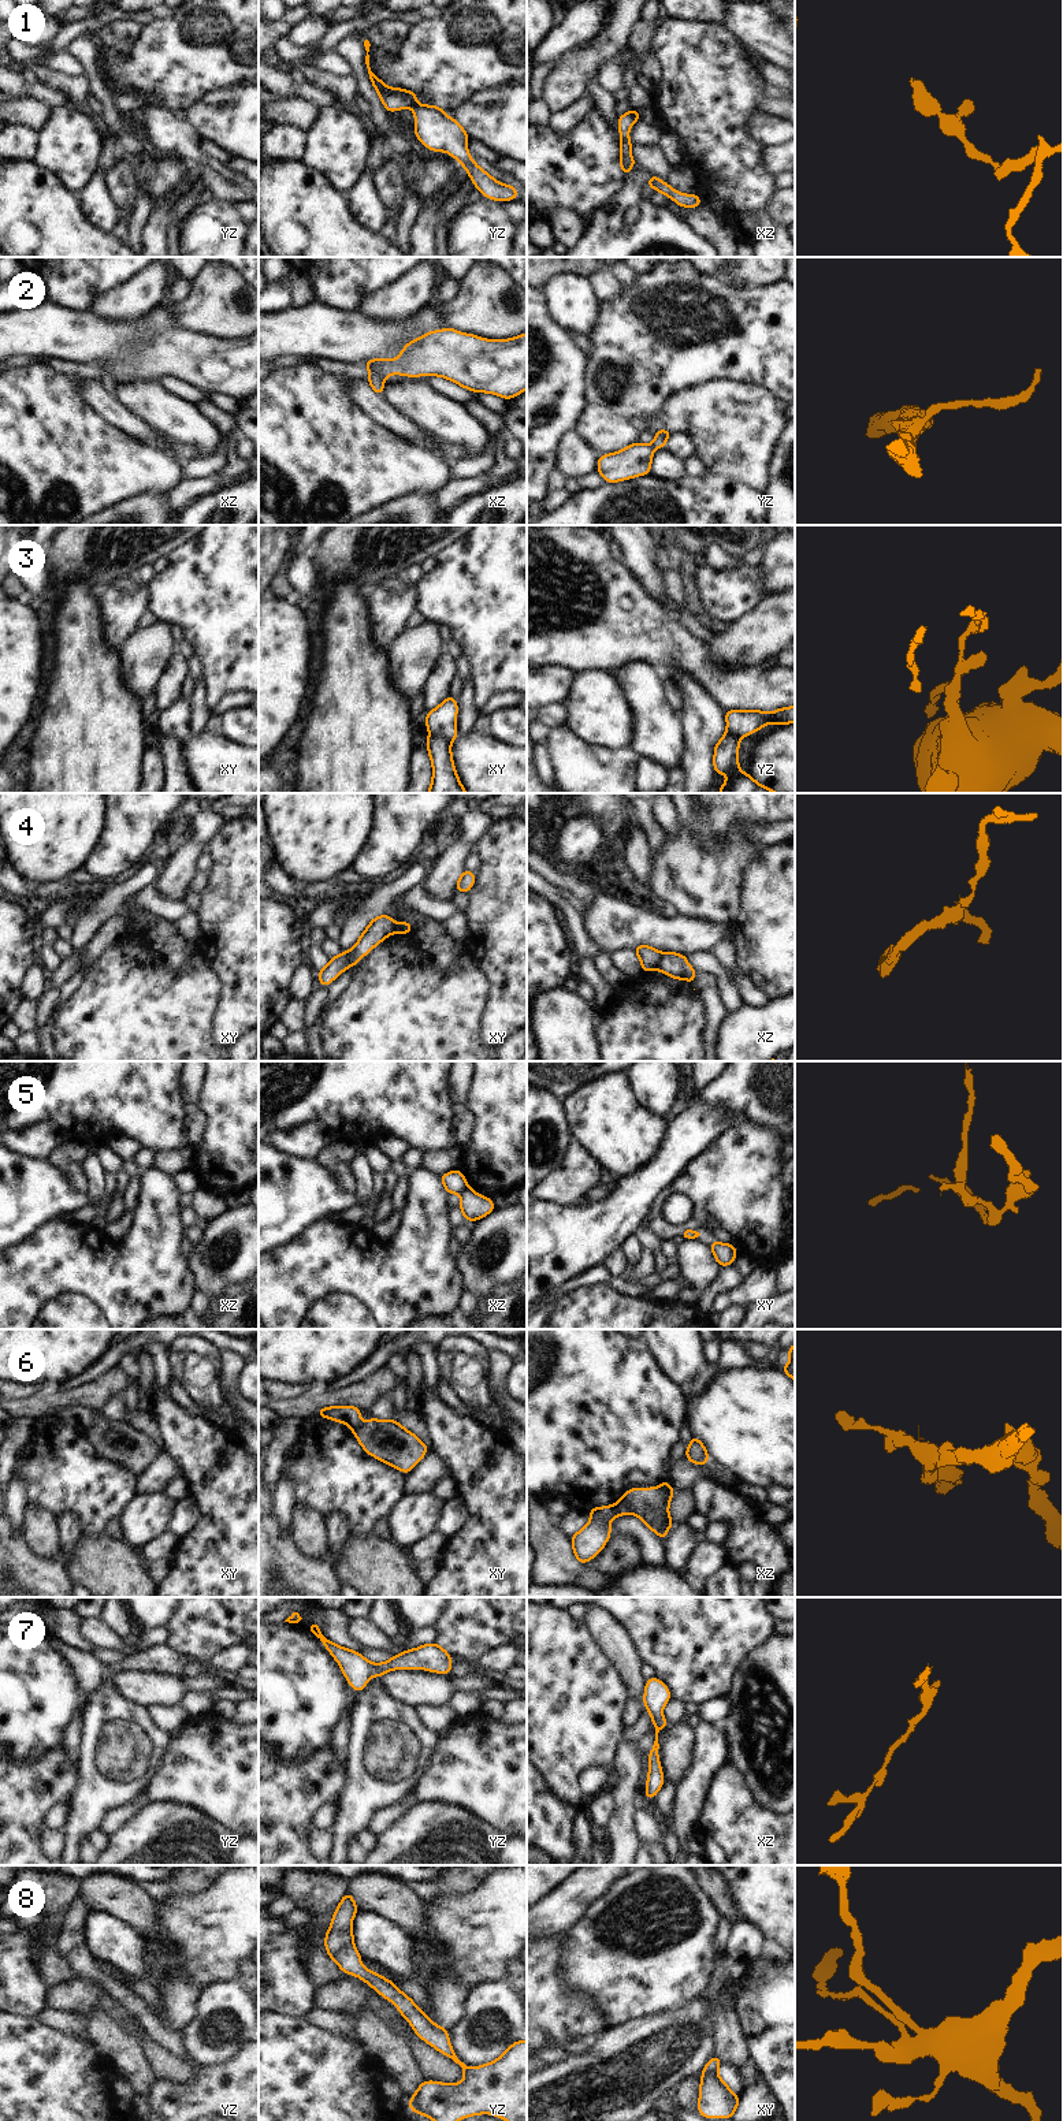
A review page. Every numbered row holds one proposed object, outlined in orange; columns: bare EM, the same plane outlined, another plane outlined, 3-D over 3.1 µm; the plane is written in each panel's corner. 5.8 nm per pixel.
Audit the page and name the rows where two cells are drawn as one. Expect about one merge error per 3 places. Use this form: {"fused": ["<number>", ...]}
{"fused": ["3", "4", "5", "6"]}

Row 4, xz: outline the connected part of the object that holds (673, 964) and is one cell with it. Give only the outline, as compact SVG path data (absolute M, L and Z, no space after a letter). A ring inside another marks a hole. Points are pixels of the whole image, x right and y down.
M665 952L654 970L661 971L676 981L685 979L691 985L698 972L688 964L685 955L676 952Z

